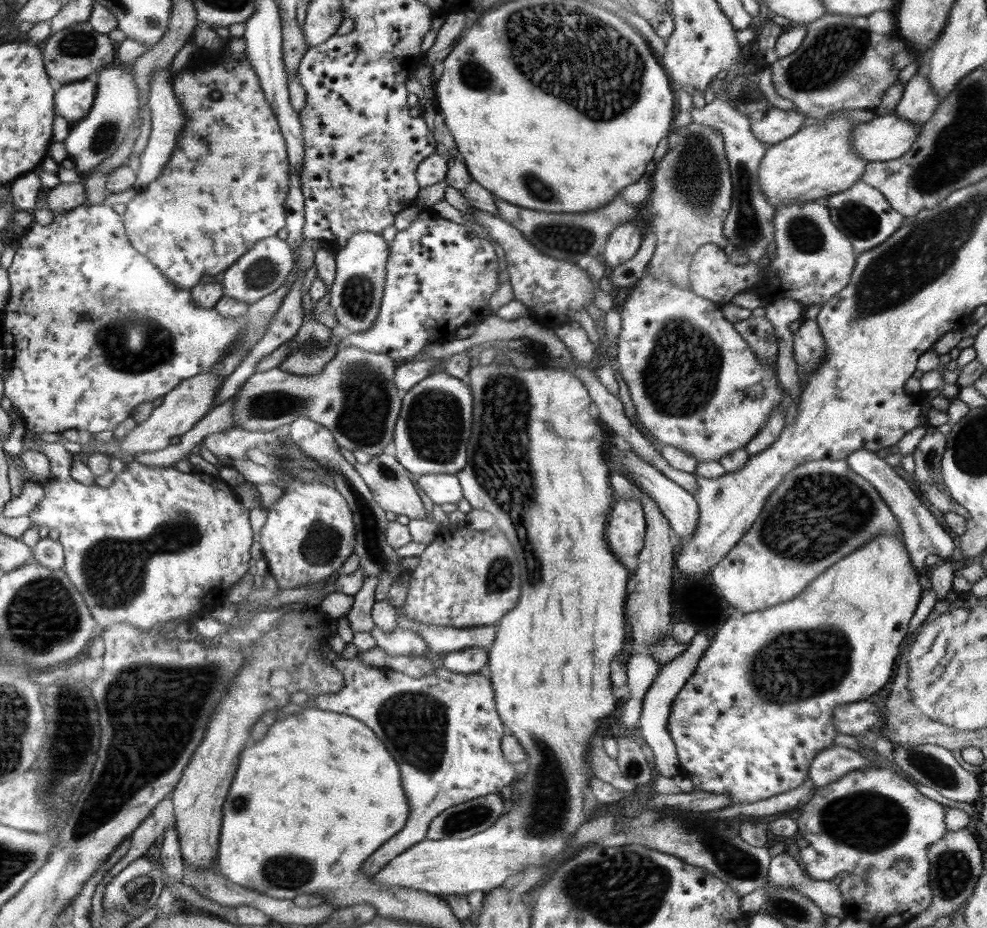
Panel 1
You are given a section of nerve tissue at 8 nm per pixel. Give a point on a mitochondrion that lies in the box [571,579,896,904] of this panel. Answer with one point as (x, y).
(833, 649)

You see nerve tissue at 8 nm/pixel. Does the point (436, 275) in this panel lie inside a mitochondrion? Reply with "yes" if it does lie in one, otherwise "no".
no

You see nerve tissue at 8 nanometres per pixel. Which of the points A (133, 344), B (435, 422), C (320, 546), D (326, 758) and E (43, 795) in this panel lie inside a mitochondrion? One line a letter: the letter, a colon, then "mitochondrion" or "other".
A: mitochondrion
B: mitochondrion
C: mitochondrion
D: other
E: other

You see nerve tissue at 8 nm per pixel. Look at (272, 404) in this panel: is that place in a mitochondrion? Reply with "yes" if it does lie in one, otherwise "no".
yes

